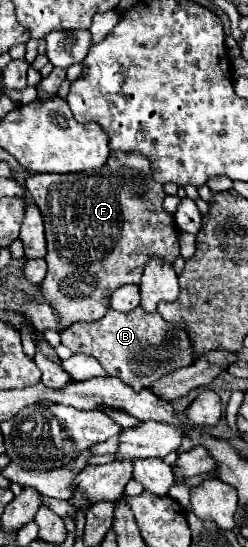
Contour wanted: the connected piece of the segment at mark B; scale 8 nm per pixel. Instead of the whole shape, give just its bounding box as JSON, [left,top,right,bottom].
[61,307,193,391]

